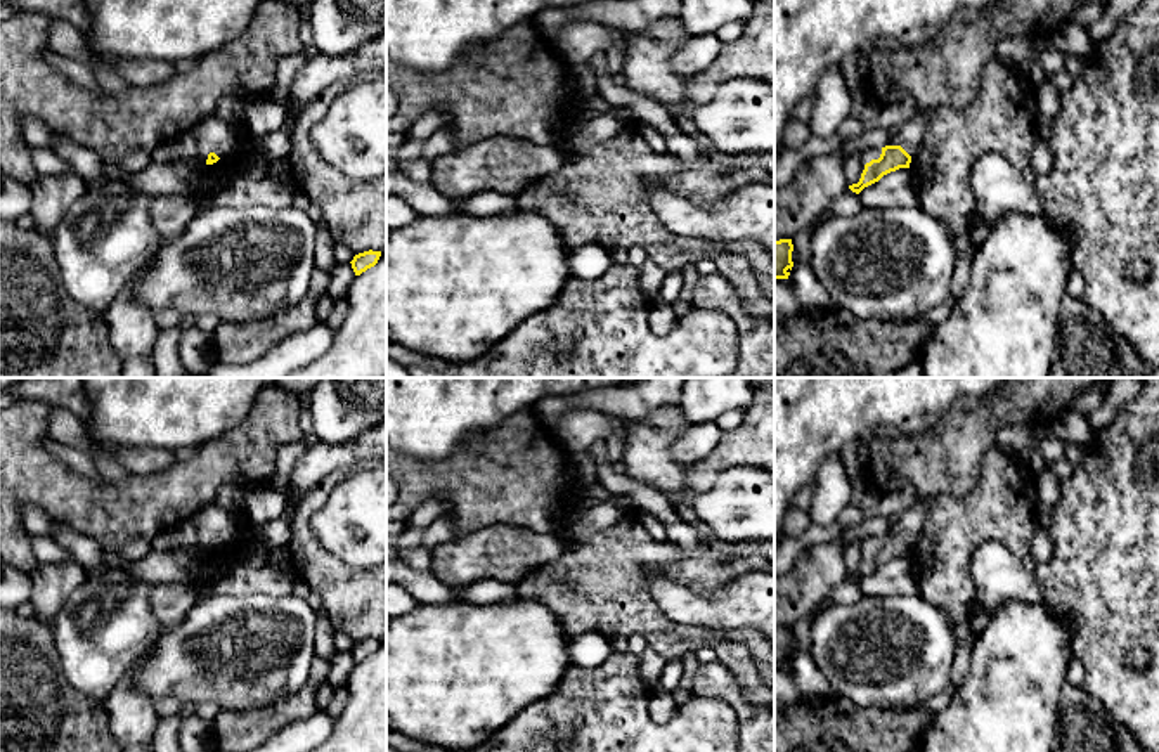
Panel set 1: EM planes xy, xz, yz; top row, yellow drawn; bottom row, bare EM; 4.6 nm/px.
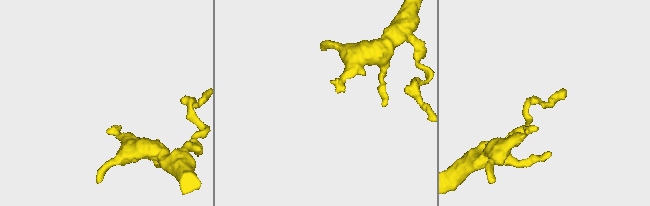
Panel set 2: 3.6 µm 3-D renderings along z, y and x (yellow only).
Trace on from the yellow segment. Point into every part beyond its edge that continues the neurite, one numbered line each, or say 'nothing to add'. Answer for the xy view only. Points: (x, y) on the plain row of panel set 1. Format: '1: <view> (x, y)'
1: xy (213, 524)

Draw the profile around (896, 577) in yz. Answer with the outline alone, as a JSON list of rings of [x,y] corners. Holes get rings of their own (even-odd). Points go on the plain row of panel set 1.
[[[899,556],[864,575],[859,582],[863,596],[920,594],[910,556]]]

